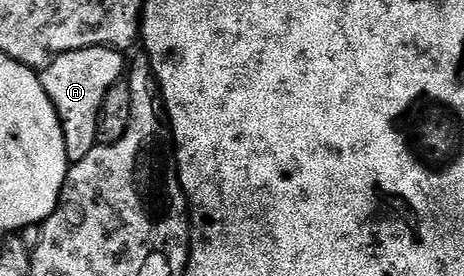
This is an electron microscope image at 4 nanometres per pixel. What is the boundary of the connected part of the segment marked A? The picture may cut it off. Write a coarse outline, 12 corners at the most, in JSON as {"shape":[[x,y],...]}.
{"shape":[[108,46],[65,52],[41,71],[68,163],[98,143],[105,92],[124,77]]}

